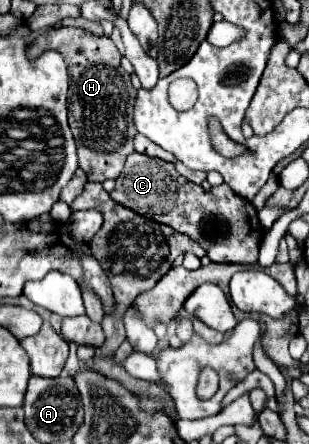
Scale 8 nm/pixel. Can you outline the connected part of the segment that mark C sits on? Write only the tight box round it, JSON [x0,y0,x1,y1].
[111,152,265,264]

